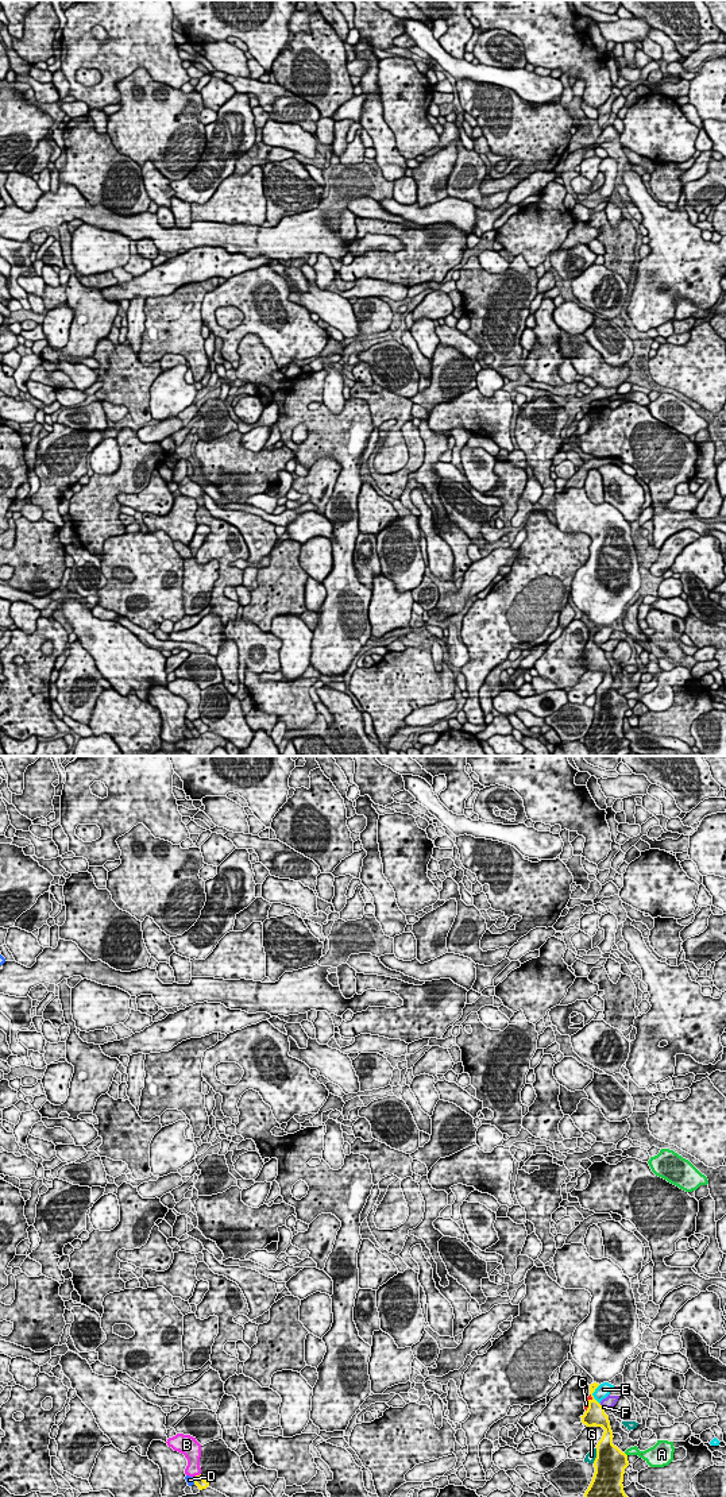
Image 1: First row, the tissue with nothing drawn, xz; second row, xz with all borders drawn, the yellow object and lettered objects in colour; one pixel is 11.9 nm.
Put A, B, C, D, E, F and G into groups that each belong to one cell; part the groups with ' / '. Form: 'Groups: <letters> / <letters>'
Groups: A / B / C / D / E / F / G

